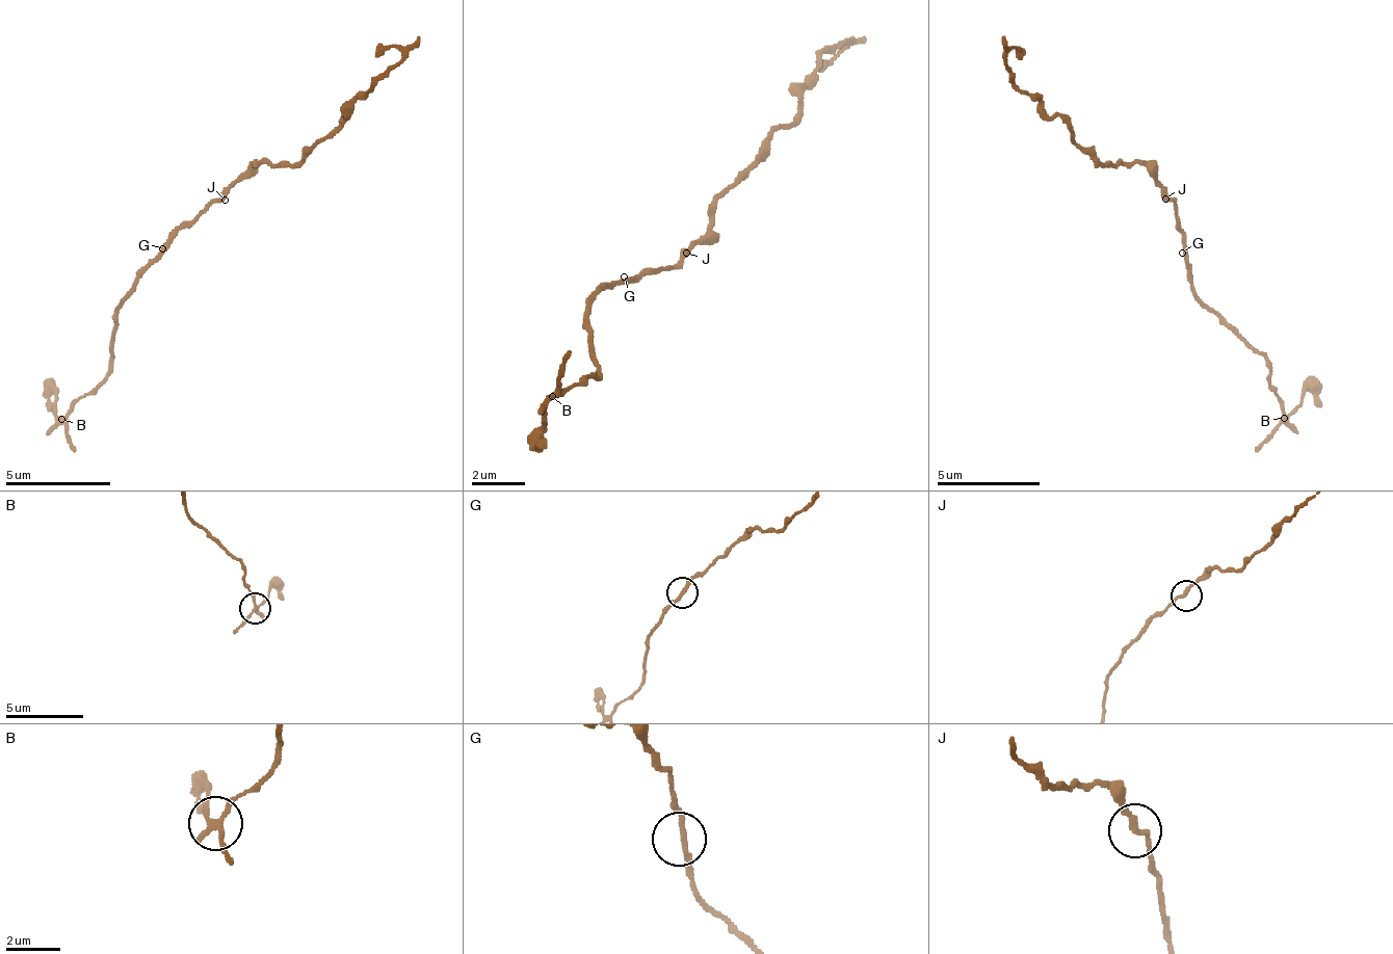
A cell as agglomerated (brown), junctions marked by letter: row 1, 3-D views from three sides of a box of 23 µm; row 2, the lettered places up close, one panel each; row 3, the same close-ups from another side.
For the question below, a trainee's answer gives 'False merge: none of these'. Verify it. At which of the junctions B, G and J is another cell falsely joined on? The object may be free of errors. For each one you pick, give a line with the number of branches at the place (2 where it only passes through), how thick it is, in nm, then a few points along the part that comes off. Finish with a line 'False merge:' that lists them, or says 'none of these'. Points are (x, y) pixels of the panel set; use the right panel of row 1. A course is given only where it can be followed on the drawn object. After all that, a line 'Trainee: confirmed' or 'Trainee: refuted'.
B: 3 branches meet; 190 nm thick; foreign part runs (1285, 419), (1311, 389), (1320, 404)
False merge: B
Trainee: refuted

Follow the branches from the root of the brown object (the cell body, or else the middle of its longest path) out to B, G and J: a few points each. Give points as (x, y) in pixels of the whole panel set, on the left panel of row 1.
B: (206, 211), (201, 211), (173, 238), (173, 243), (121, 299), (111, 371), (60, 420)
G: (206, 211), (201, 211), (162, 248)
J: (206, 211), (218, 200), (225, 200)

